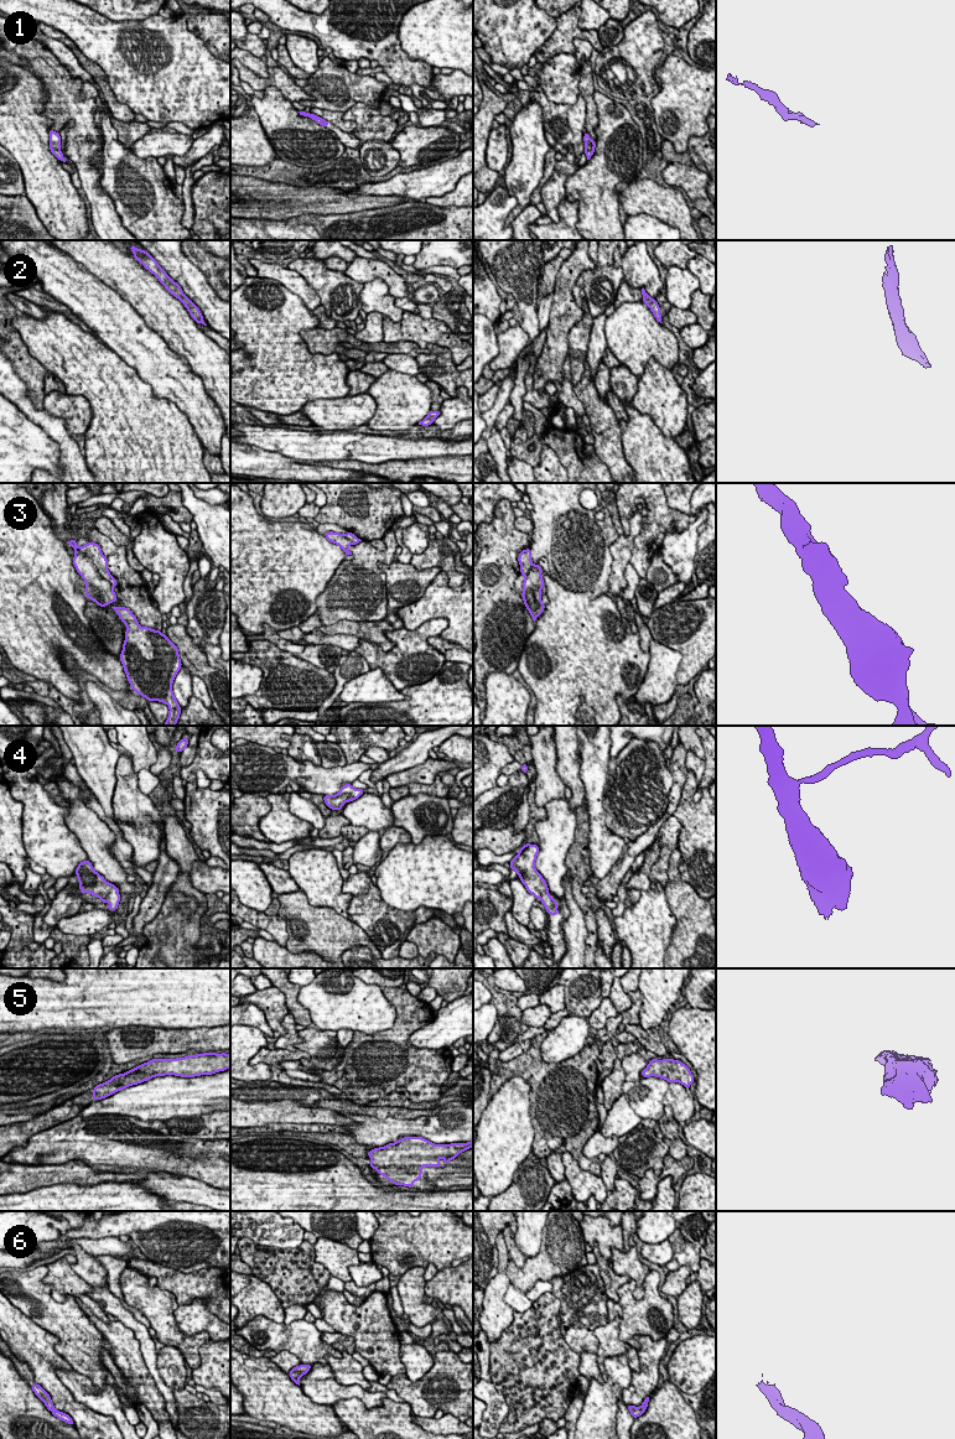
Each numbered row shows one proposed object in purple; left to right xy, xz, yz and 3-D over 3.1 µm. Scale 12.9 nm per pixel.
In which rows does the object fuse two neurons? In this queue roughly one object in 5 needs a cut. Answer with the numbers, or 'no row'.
3

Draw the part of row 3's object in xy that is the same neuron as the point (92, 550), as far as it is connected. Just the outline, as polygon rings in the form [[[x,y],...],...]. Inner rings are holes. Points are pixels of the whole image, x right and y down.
[[[88,542],[78,547],[78,551],[83,552],[89,560],[93,561],[100,576],[108,580],[111,586],[118,586],[118,581],[108,571],[108,560],[103,555],[102,549],[95,542]]]

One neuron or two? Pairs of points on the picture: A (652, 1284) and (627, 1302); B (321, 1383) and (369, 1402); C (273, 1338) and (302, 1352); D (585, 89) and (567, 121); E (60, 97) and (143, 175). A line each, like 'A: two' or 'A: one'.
A: one
B: one
C: one
D: two
E: two

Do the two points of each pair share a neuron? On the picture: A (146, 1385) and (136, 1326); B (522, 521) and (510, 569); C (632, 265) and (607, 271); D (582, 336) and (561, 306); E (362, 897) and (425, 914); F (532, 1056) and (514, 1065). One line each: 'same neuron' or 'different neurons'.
A: different neurons
B: different neurons
C: different neurons
D: different neurons
E: same neuron
F: same neuron

